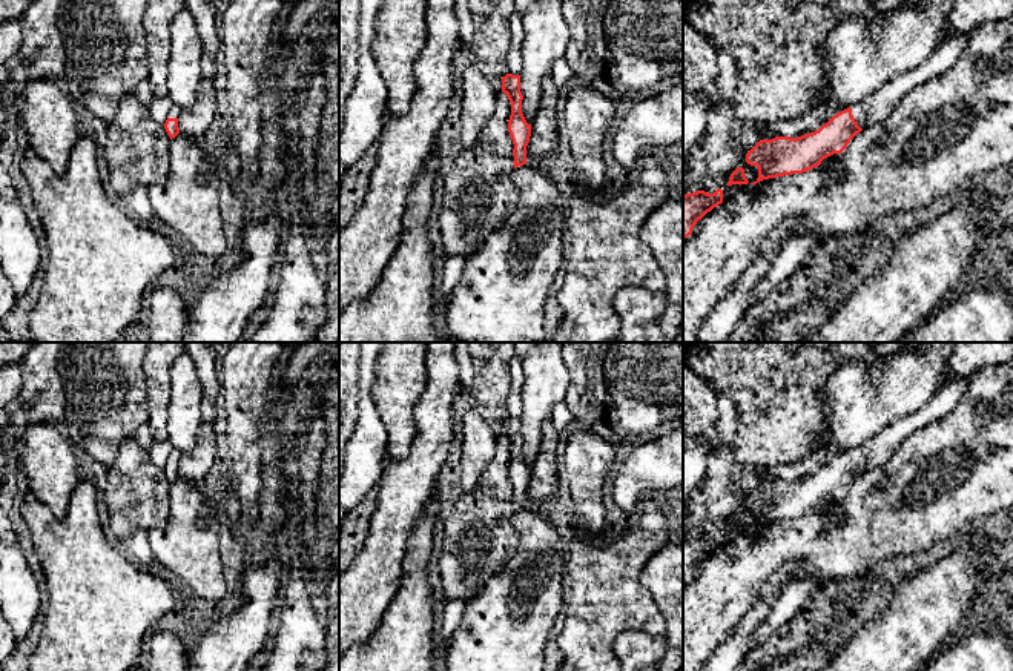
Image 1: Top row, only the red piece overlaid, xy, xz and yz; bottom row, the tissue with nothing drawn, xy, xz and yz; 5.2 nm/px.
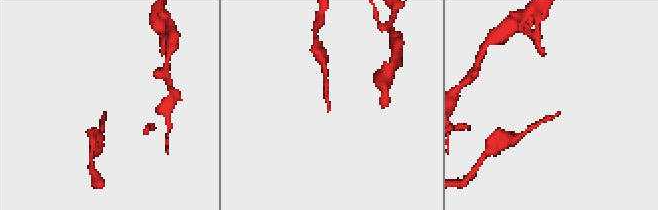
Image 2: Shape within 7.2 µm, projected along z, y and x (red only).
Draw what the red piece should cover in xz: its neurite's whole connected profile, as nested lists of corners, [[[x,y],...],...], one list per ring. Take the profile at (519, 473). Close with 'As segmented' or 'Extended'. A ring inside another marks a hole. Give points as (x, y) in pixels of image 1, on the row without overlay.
[[[506,418],[502,421],[502,436],[511,447],[511,459],[508,464],[508,476],[513,484],[514,493],[514,513],[526,508],[526,490],[531,481],[531,468],[526,467],[522,458],[520,419]]]. As segmented

